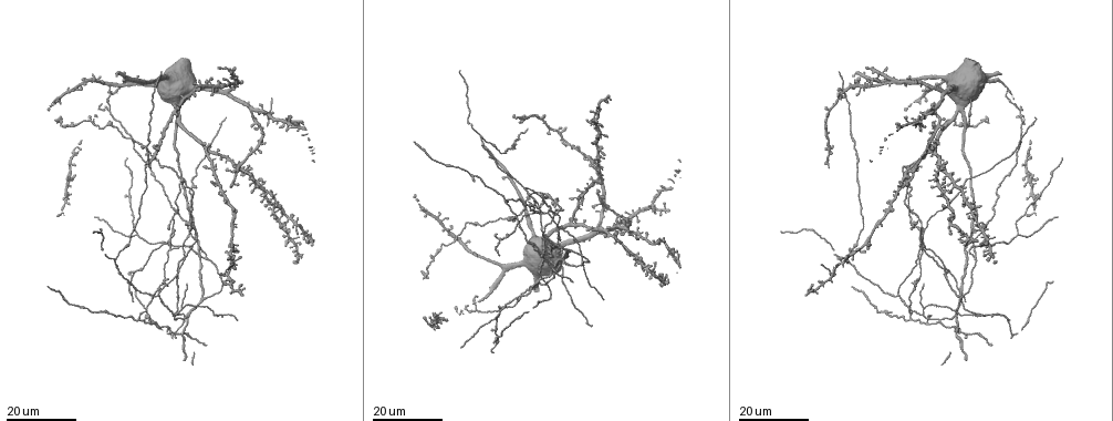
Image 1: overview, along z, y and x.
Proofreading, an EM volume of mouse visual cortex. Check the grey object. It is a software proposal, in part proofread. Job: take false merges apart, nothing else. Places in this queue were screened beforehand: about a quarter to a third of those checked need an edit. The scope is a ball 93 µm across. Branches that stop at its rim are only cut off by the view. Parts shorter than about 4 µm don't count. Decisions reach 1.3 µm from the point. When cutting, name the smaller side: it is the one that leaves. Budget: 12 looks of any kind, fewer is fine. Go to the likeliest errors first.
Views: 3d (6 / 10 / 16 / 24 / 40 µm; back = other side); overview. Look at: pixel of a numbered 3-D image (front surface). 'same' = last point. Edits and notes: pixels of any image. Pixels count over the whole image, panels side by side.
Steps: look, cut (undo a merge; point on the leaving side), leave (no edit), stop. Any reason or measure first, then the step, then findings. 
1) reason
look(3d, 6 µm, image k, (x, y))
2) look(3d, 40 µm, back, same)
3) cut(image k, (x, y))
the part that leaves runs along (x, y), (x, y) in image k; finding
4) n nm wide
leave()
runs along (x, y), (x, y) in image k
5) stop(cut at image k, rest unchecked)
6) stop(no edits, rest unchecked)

look(3d, 16 µm, image 1, (573, 267))

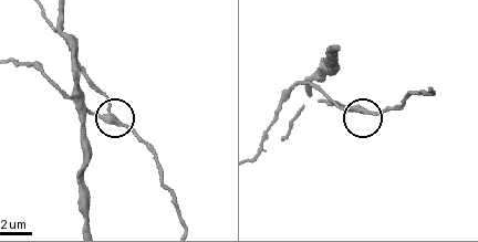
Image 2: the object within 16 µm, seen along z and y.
look(3d, 6 µm, image 2, (110, 108))

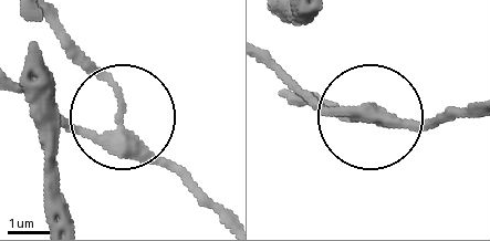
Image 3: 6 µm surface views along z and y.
leave()
continuous, no second neuron

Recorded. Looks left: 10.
arms part here
look(3d, 24 µm, image 1, (182, 306))

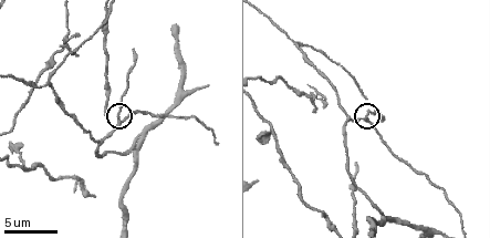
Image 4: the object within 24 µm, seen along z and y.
closer look
look(3d, 6 µm, image 4, (122, 121))

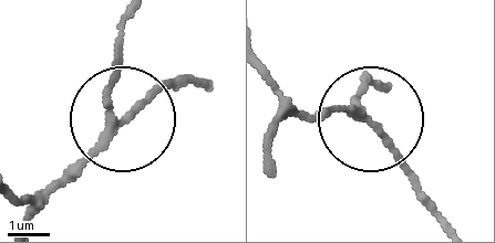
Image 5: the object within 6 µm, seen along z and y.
170 nm wide
leave()
runs along (28, 220), (109, 125), (119, 33) in image 5; all the same neuron

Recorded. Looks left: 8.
thin arm on a thick one
look(3d, 16 µm, image 1, (226, 276))

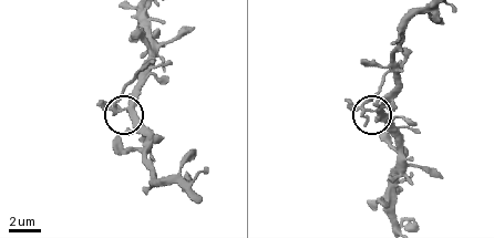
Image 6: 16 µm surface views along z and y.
look(3d, 10 µm, image 6, (375, 110))

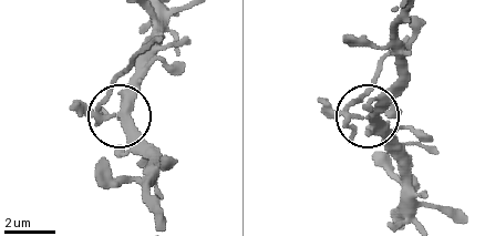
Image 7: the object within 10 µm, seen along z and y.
cut(image 7, (111, 81))
the part that leaves runs along (107, 114), (99, 108), (103, 95), (147, 44), (158, 42) in image 7; two neurons meet here

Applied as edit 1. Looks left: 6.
branch point
look(3d, 16 µm, image 1, (925, 232))

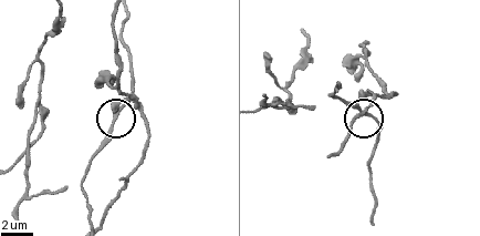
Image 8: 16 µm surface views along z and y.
closer look
look(3d, 10 µm, same)

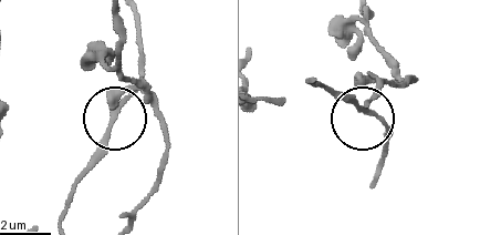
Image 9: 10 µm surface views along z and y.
side arm 55 µm; 3 arms
leave()
one neuron here

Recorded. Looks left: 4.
arms part here
look(3d, 24 µm, image 1, (115, 260))

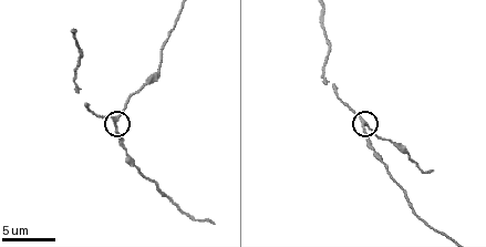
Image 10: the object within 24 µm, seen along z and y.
zoom in
look(3d, 6 µm, image 10, (119, 115))

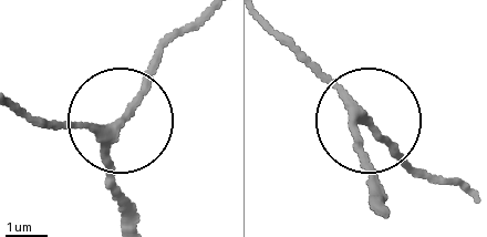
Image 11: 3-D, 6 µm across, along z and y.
200 nm wide
leave()
runs along (136, 217), (112, 164), (112, 125), (34, 122) in image 11; continuous, no second neuron

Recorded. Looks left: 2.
branch point
look(3d, 10 µm, image 4, (134, 146))

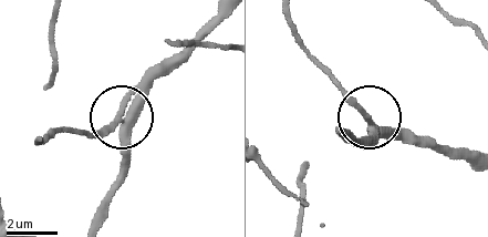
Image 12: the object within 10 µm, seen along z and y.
330 nm wide
leave()
runs along (217, 16), (124, 111), (122, 185) in image 12; continuous, no second neuron

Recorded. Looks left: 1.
stop(cut at image 7, rest unchecked)

